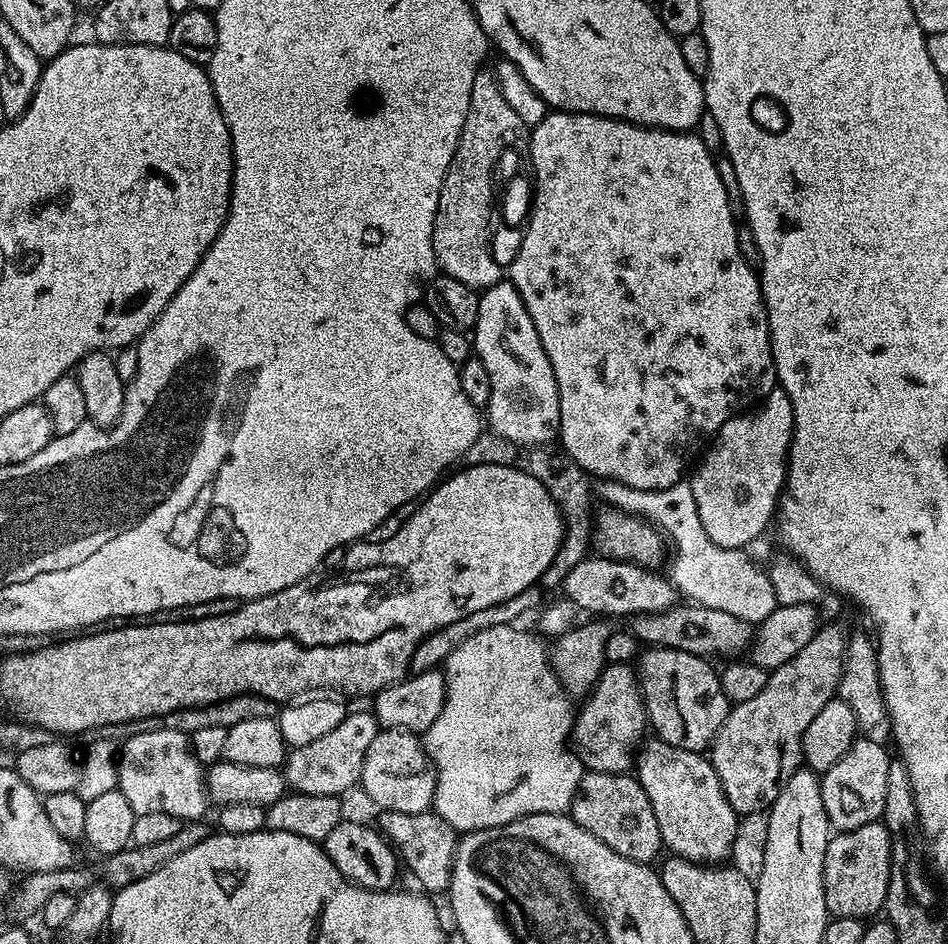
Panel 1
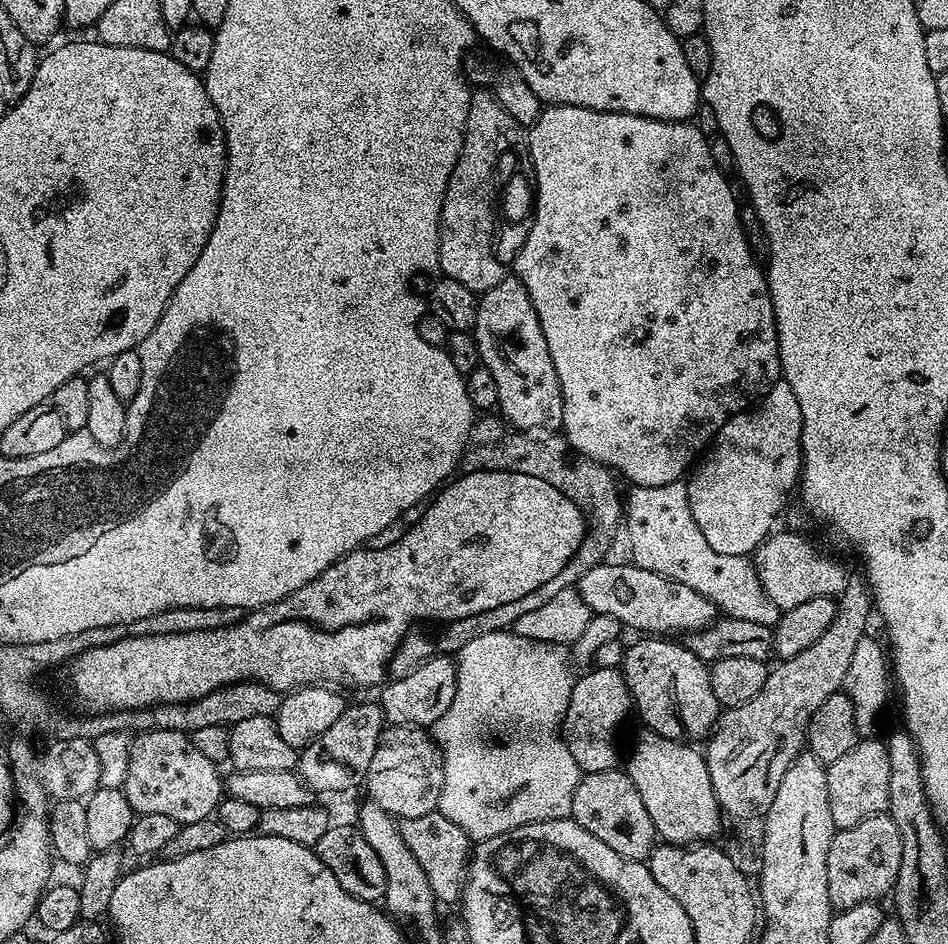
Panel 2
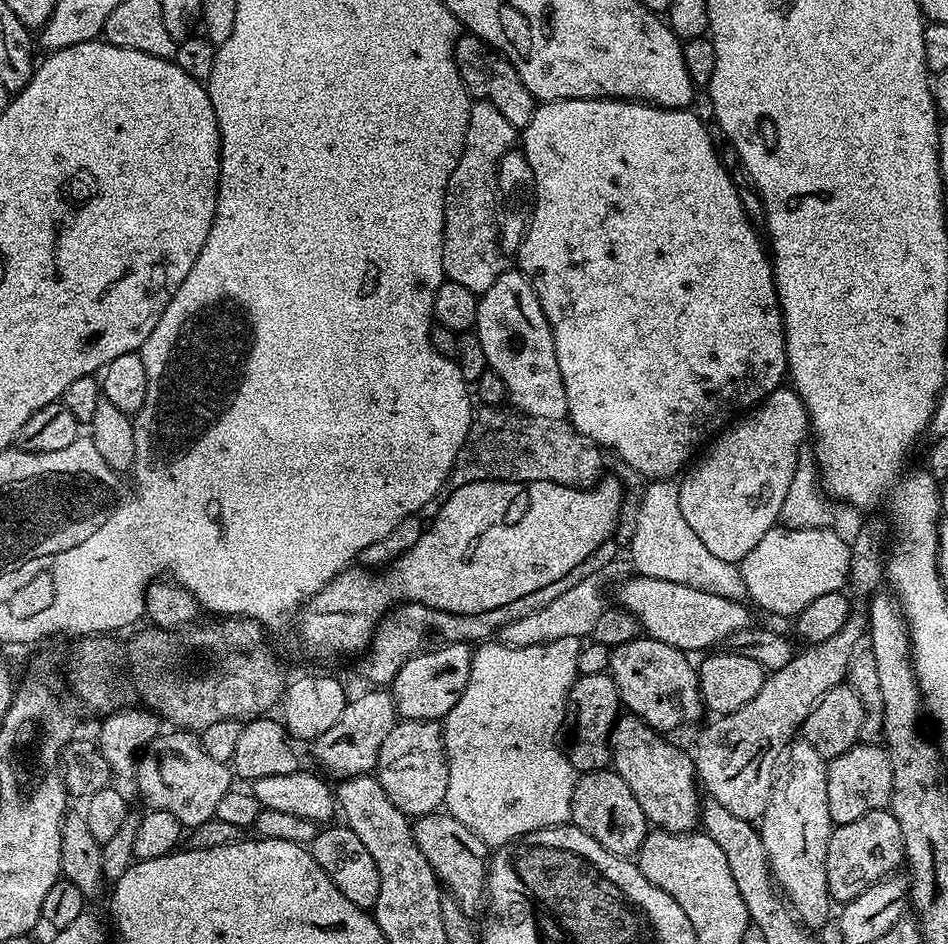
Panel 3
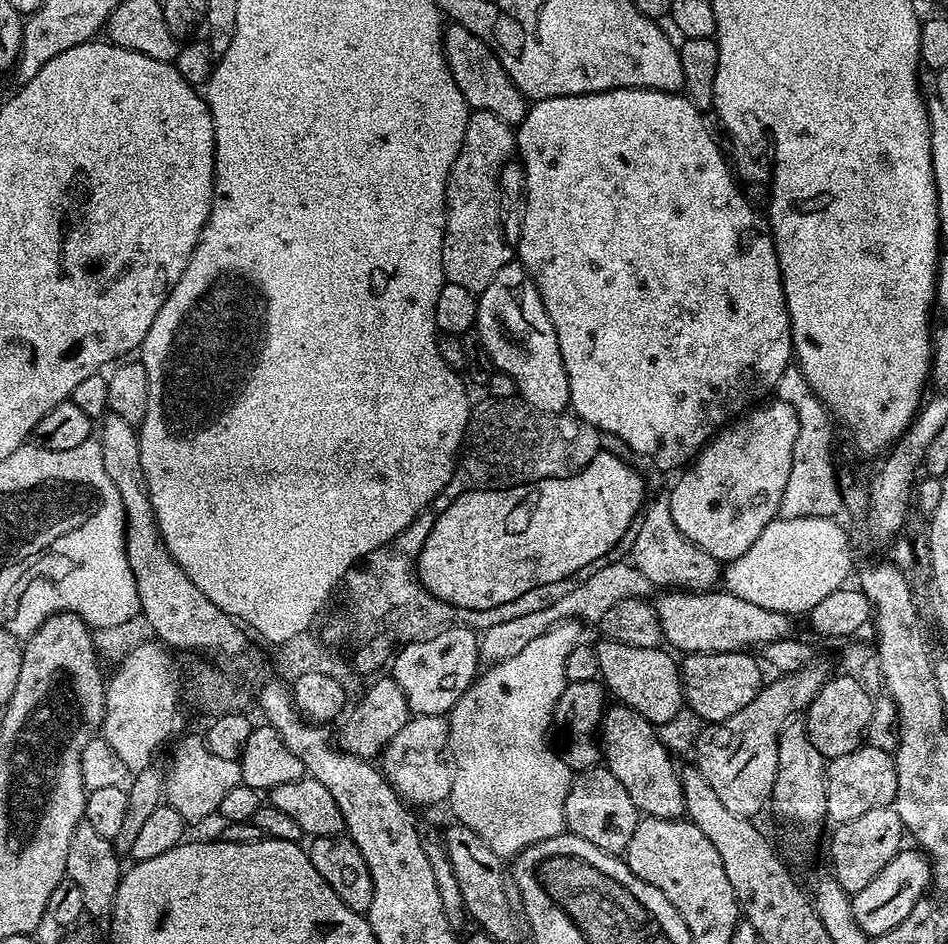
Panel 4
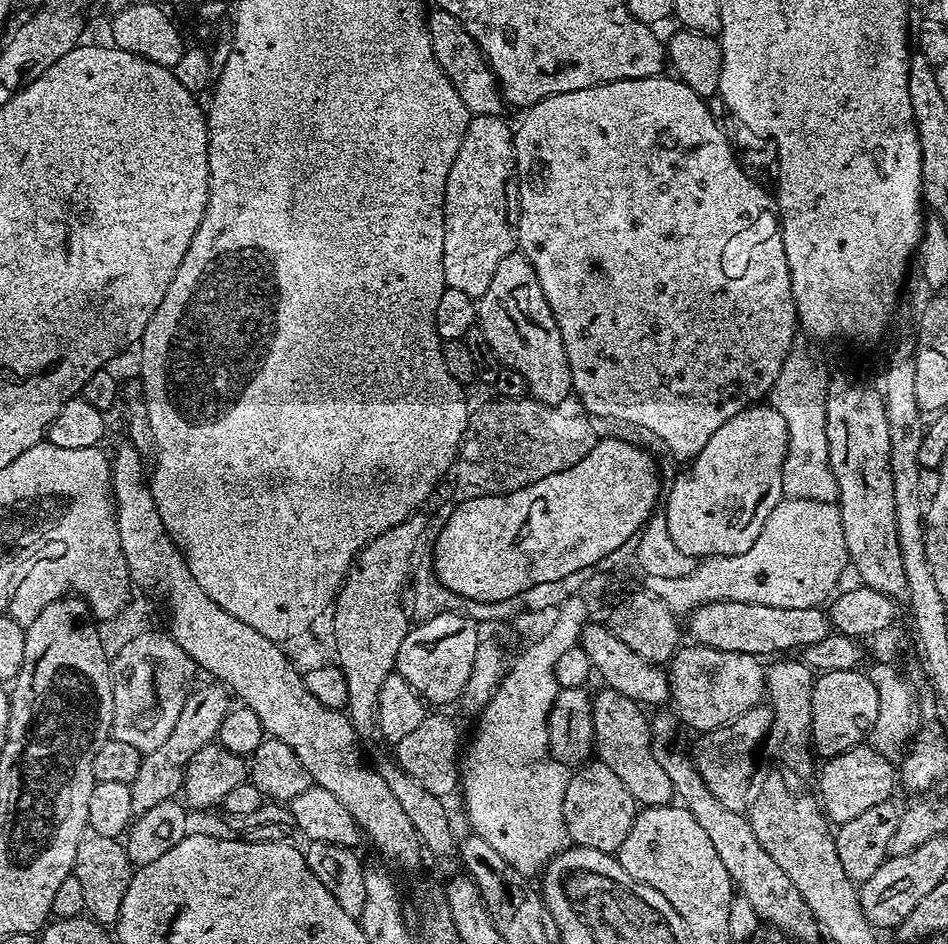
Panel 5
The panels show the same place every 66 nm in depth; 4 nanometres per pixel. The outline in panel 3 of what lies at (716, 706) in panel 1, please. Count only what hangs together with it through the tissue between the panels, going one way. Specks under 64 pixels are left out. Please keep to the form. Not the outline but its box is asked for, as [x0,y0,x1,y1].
[609,634,705,734]

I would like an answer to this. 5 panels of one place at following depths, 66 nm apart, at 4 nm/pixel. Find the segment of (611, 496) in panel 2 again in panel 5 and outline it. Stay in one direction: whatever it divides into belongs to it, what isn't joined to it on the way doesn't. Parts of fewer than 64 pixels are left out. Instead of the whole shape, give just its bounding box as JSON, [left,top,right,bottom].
[454,398,598,501]

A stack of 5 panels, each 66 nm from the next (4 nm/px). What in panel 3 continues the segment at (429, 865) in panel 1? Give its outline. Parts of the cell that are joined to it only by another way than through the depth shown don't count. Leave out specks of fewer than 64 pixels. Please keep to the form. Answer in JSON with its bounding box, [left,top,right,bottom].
[412,810,490,914]

